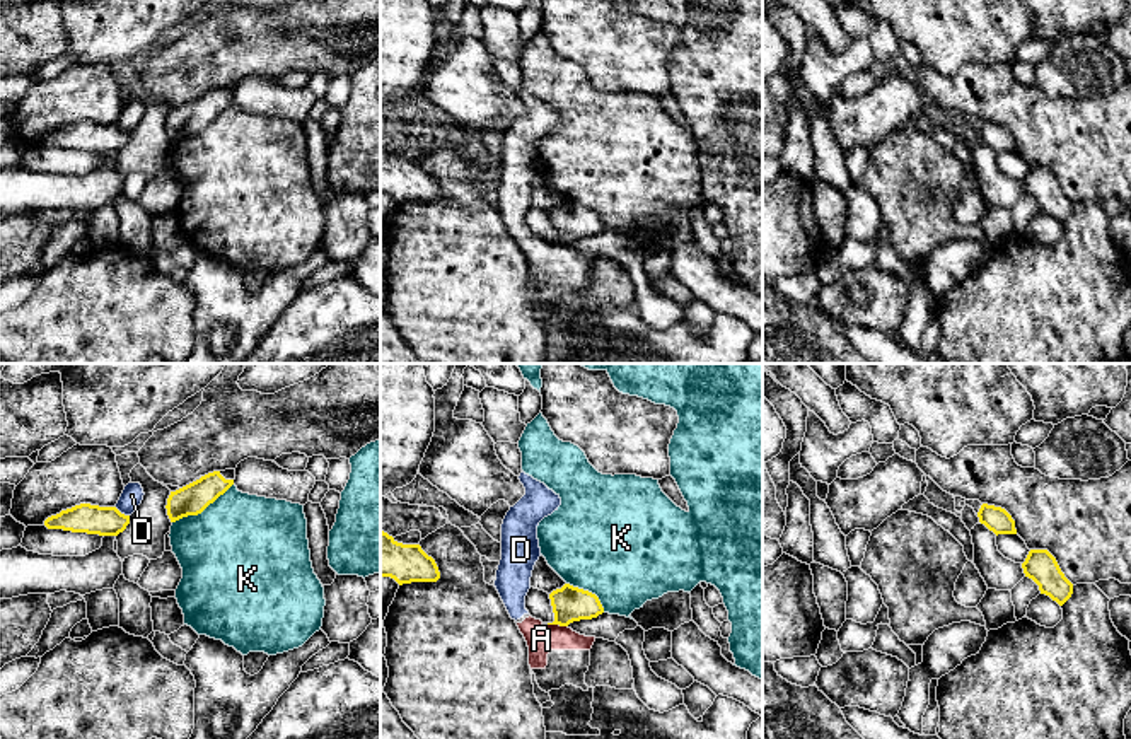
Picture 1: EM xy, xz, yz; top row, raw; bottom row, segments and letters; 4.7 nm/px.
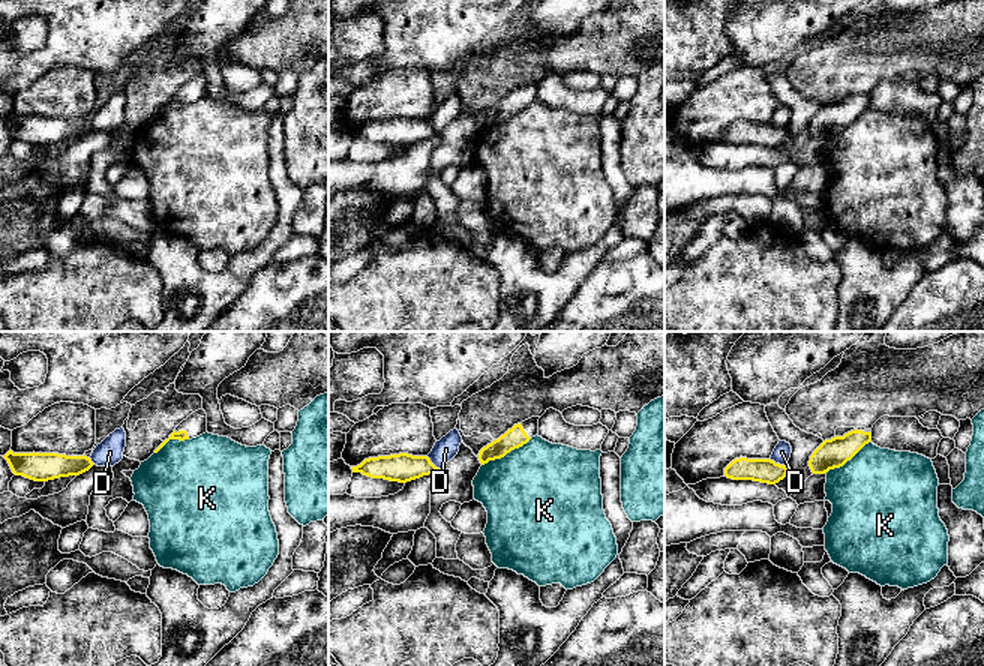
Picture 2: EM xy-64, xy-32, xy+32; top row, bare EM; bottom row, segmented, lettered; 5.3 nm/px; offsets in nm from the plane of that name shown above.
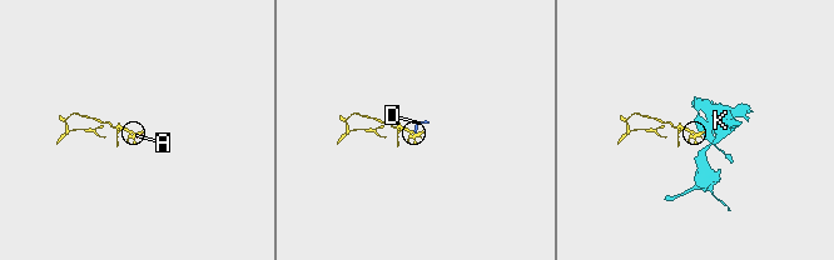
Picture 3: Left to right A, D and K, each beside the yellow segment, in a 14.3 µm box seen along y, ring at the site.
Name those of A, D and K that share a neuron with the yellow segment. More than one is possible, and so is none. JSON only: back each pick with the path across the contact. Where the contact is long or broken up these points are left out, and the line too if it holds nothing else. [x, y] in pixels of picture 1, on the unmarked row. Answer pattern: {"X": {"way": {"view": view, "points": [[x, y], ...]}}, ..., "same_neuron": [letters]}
{"same_neuron": []}

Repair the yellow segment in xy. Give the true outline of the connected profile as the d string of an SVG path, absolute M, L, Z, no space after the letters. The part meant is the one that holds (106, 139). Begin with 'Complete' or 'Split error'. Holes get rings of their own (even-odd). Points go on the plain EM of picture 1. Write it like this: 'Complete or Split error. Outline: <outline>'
Complete. Outline: M90 121L75 123L44 138L48 147L99 154L118 154L128 142L130 133L121 131L116 125L99 125Z

